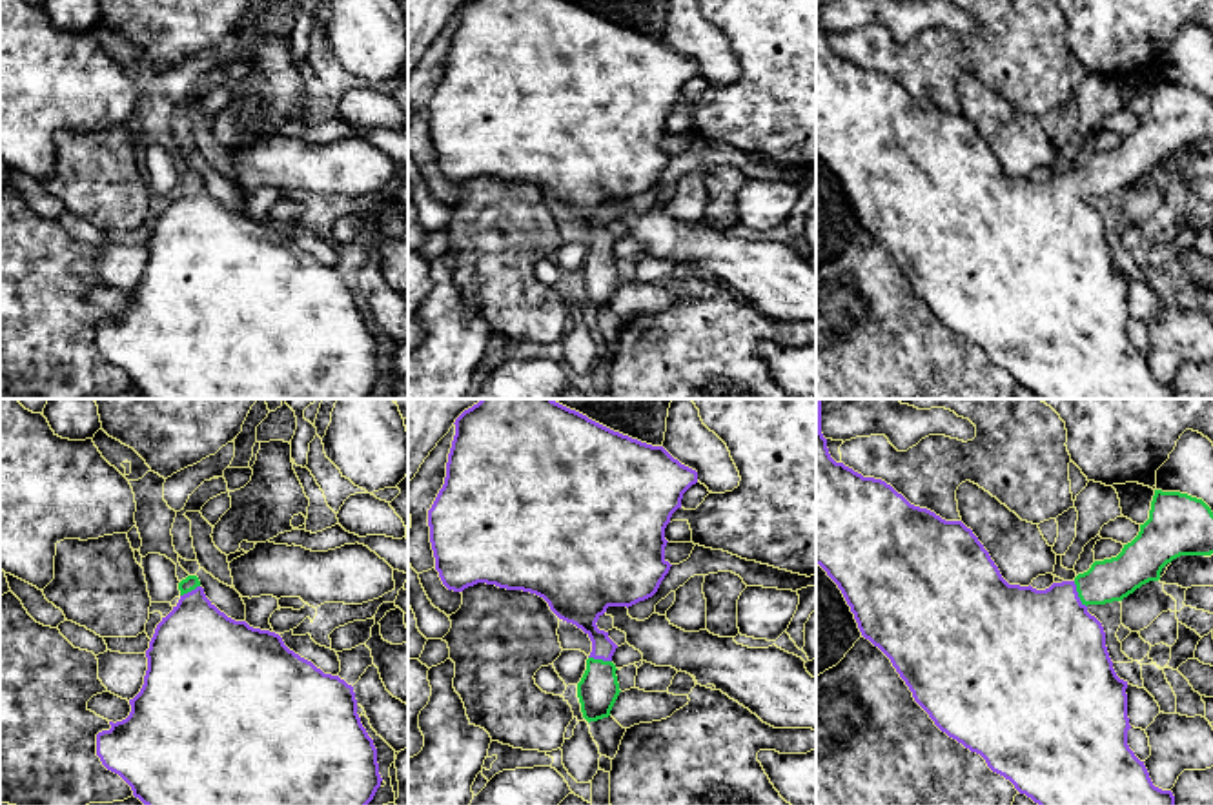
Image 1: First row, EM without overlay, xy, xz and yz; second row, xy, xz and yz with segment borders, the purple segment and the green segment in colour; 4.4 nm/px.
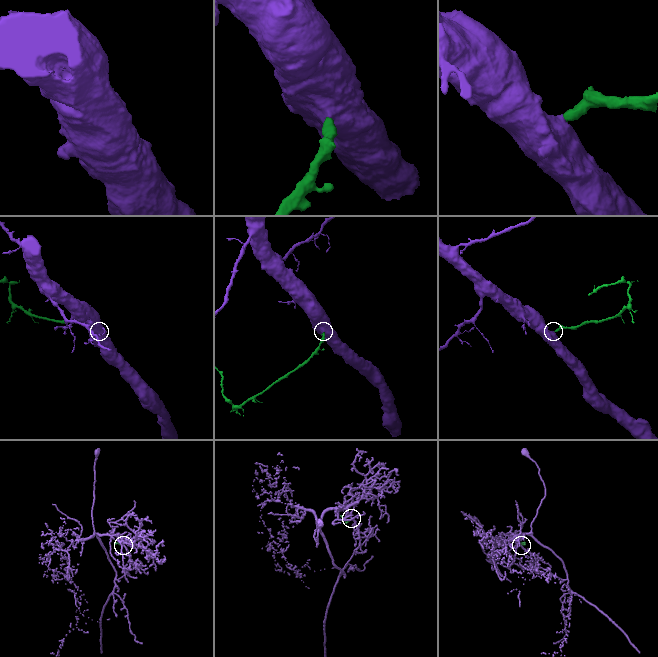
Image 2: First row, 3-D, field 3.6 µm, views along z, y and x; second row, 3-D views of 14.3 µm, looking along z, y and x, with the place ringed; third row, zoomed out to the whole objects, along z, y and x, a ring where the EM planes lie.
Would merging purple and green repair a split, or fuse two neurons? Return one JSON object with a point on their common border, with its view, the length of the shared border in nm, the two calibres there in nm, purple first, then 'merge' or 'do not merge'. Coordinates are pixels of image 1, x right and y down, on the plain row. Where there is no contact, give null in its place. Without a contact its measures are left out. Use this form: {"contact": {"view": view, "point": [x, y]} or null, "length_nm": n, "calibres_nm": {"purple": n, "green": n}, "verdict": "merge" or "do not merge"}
{"contact": {"view": "yz", "point": [1077, 186]}, "length_nm": 130, "calibres_nm": {"purple": 460, "green": 190}, "verdict": "merge"}

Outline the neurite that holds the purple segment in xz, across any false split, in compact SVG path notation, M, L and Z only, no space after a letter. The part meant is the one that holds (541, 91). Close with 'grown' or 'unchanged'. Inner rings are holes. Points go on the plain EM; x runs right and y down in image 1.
M468 0L454 16L444 76L428 102L430 135L443 177L463 184L486 175L543 189L559 211L576 217L592 233L577 275L583 310L588 315L608 310L621 284L612 255L617 237L596 215L608 199L628 200L657 184L672 158L665 151L665 120L681 100L683 86L698 75L698 64L663 38L614 24L570 0Z; grown

